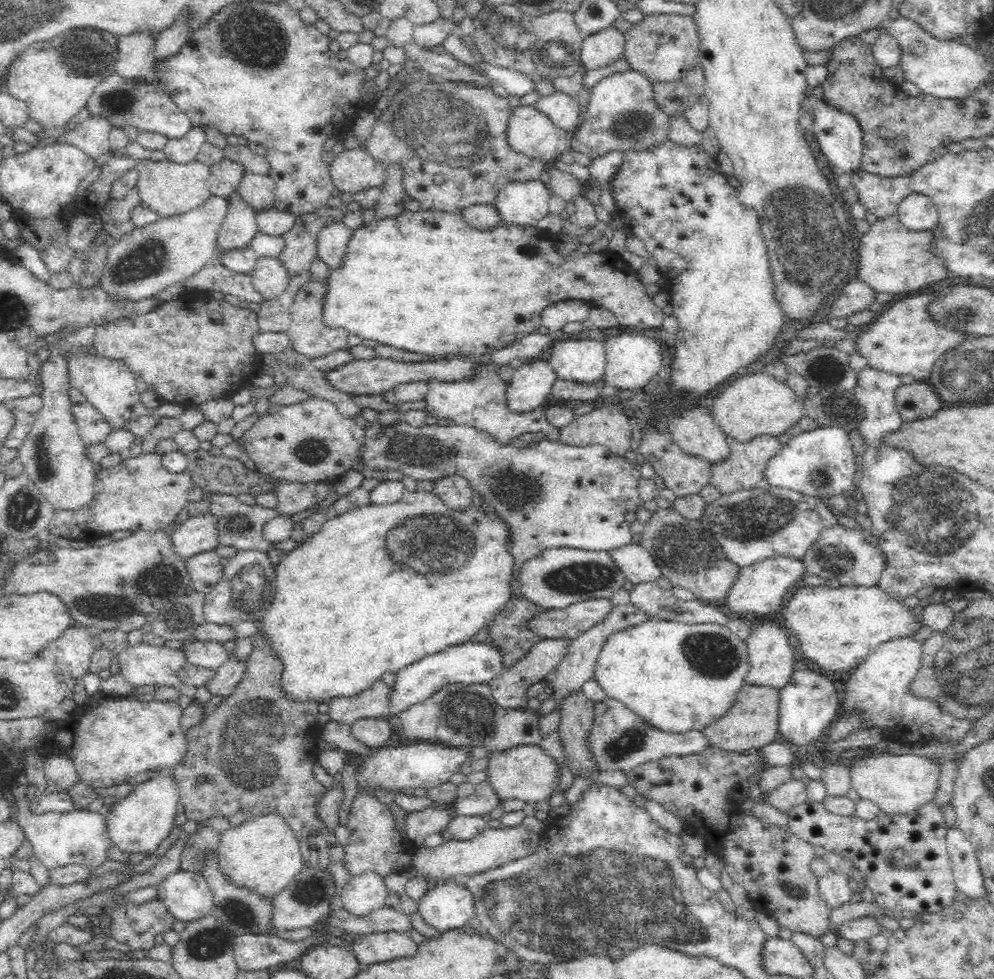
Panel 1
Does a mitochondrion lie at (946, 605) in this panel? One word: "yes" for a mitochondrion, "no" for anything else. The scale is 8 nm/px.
no

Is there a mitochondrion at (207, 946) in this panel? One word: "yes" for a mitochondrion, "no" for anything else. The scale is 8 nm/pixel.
yes

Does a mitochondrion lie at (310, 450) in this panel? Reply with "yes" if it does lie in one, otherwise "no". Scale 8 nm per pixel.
yes

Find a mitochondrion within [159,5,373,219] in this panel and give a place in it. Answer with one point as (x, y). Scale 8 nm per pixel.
(254, 39)

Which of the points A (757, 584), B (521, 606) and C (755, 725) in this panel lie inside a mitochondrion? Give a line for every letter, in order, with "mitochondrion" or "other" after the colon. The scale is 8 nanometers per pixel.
A: other
B: other
C: other

